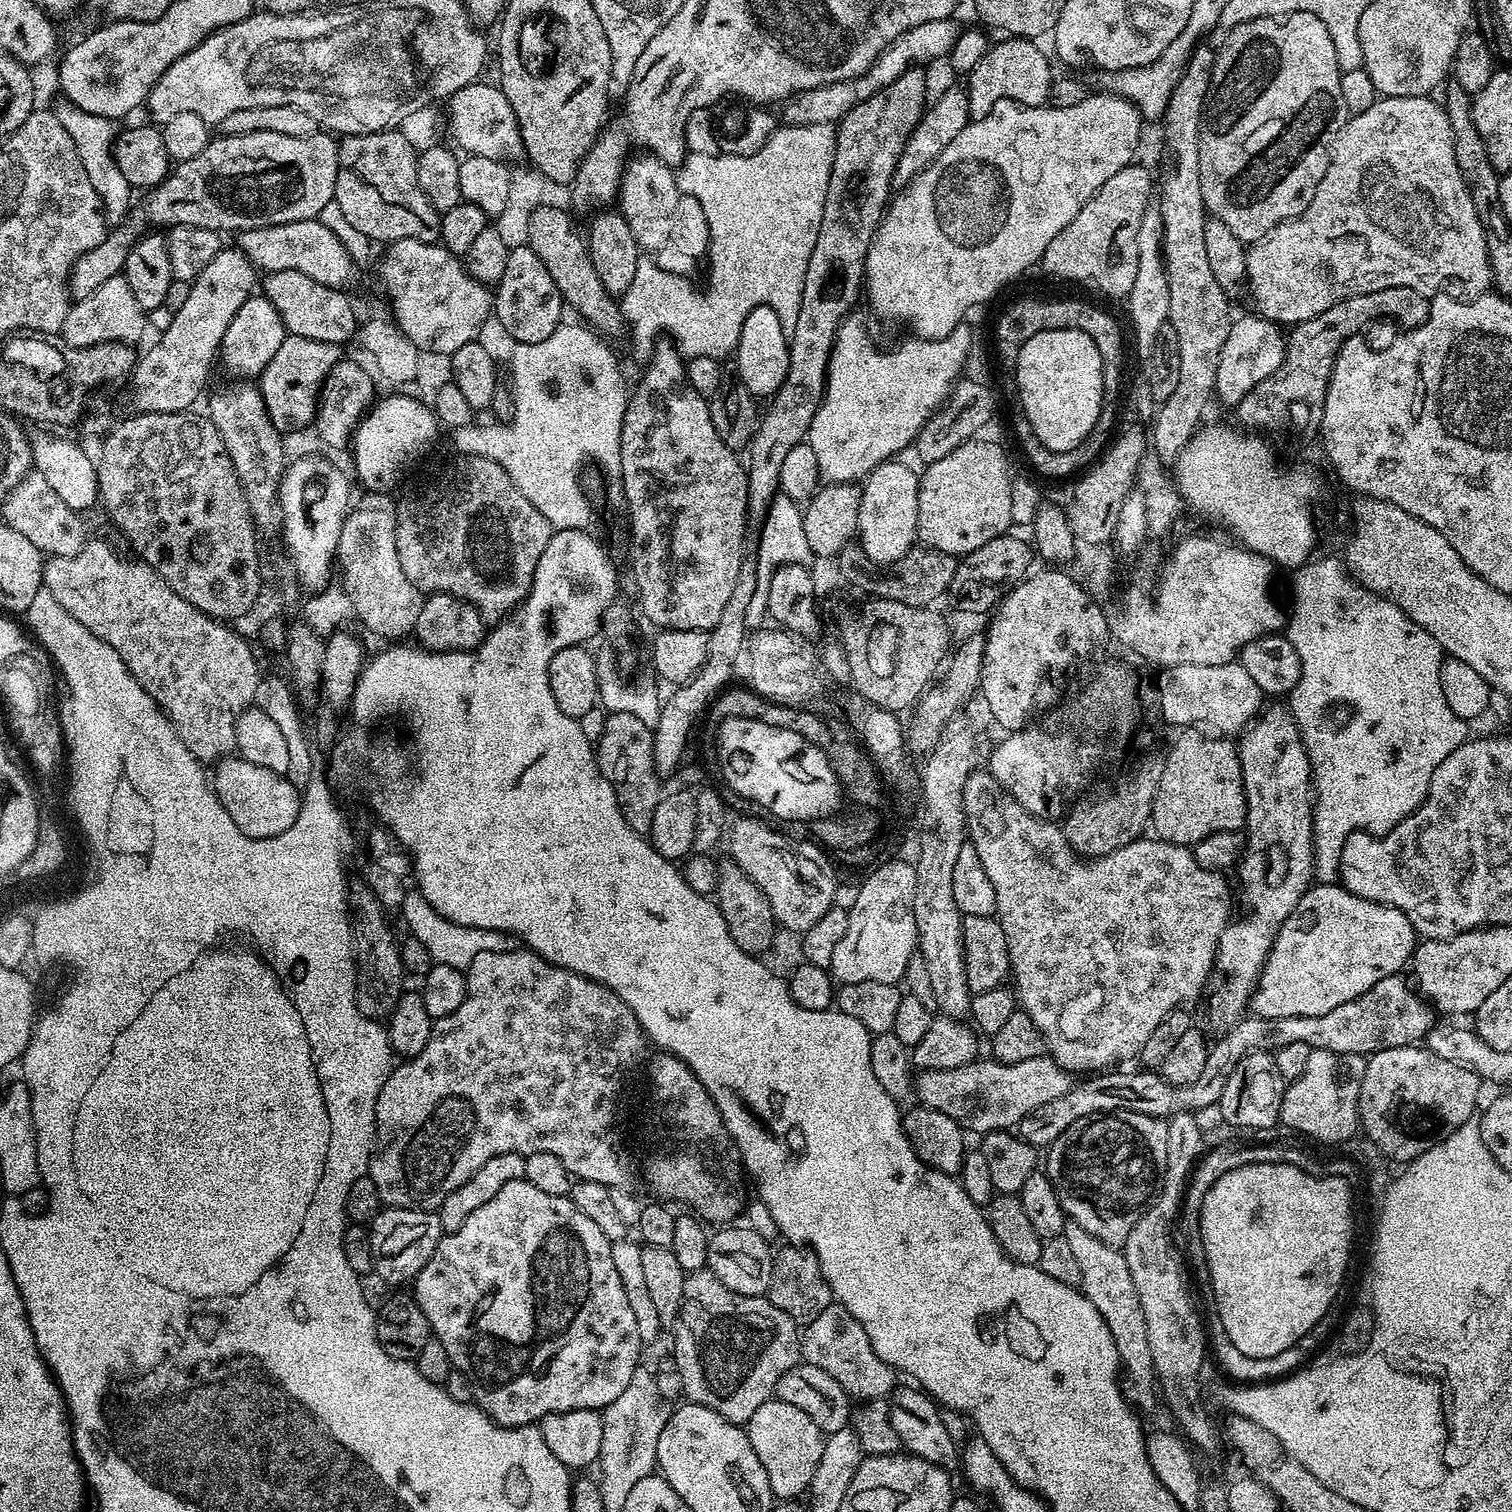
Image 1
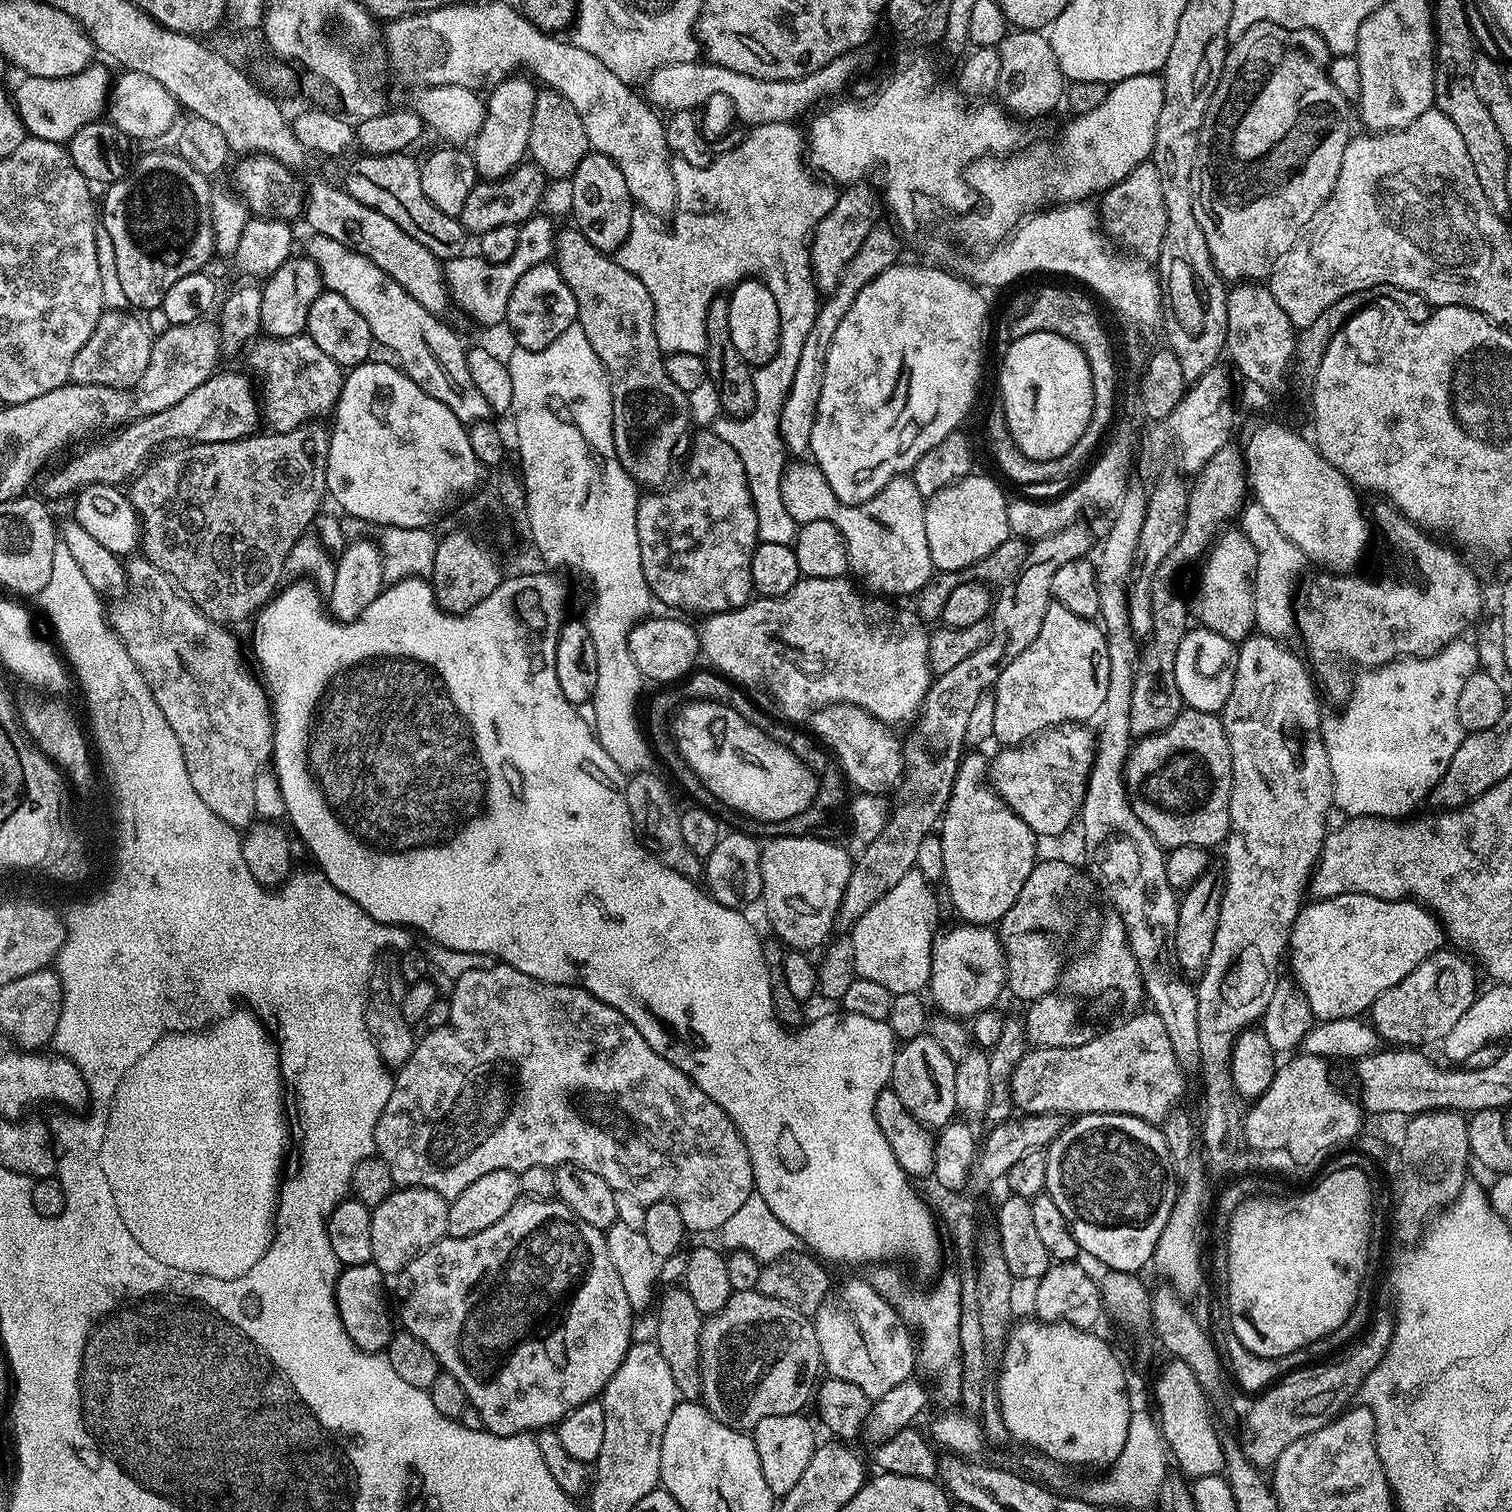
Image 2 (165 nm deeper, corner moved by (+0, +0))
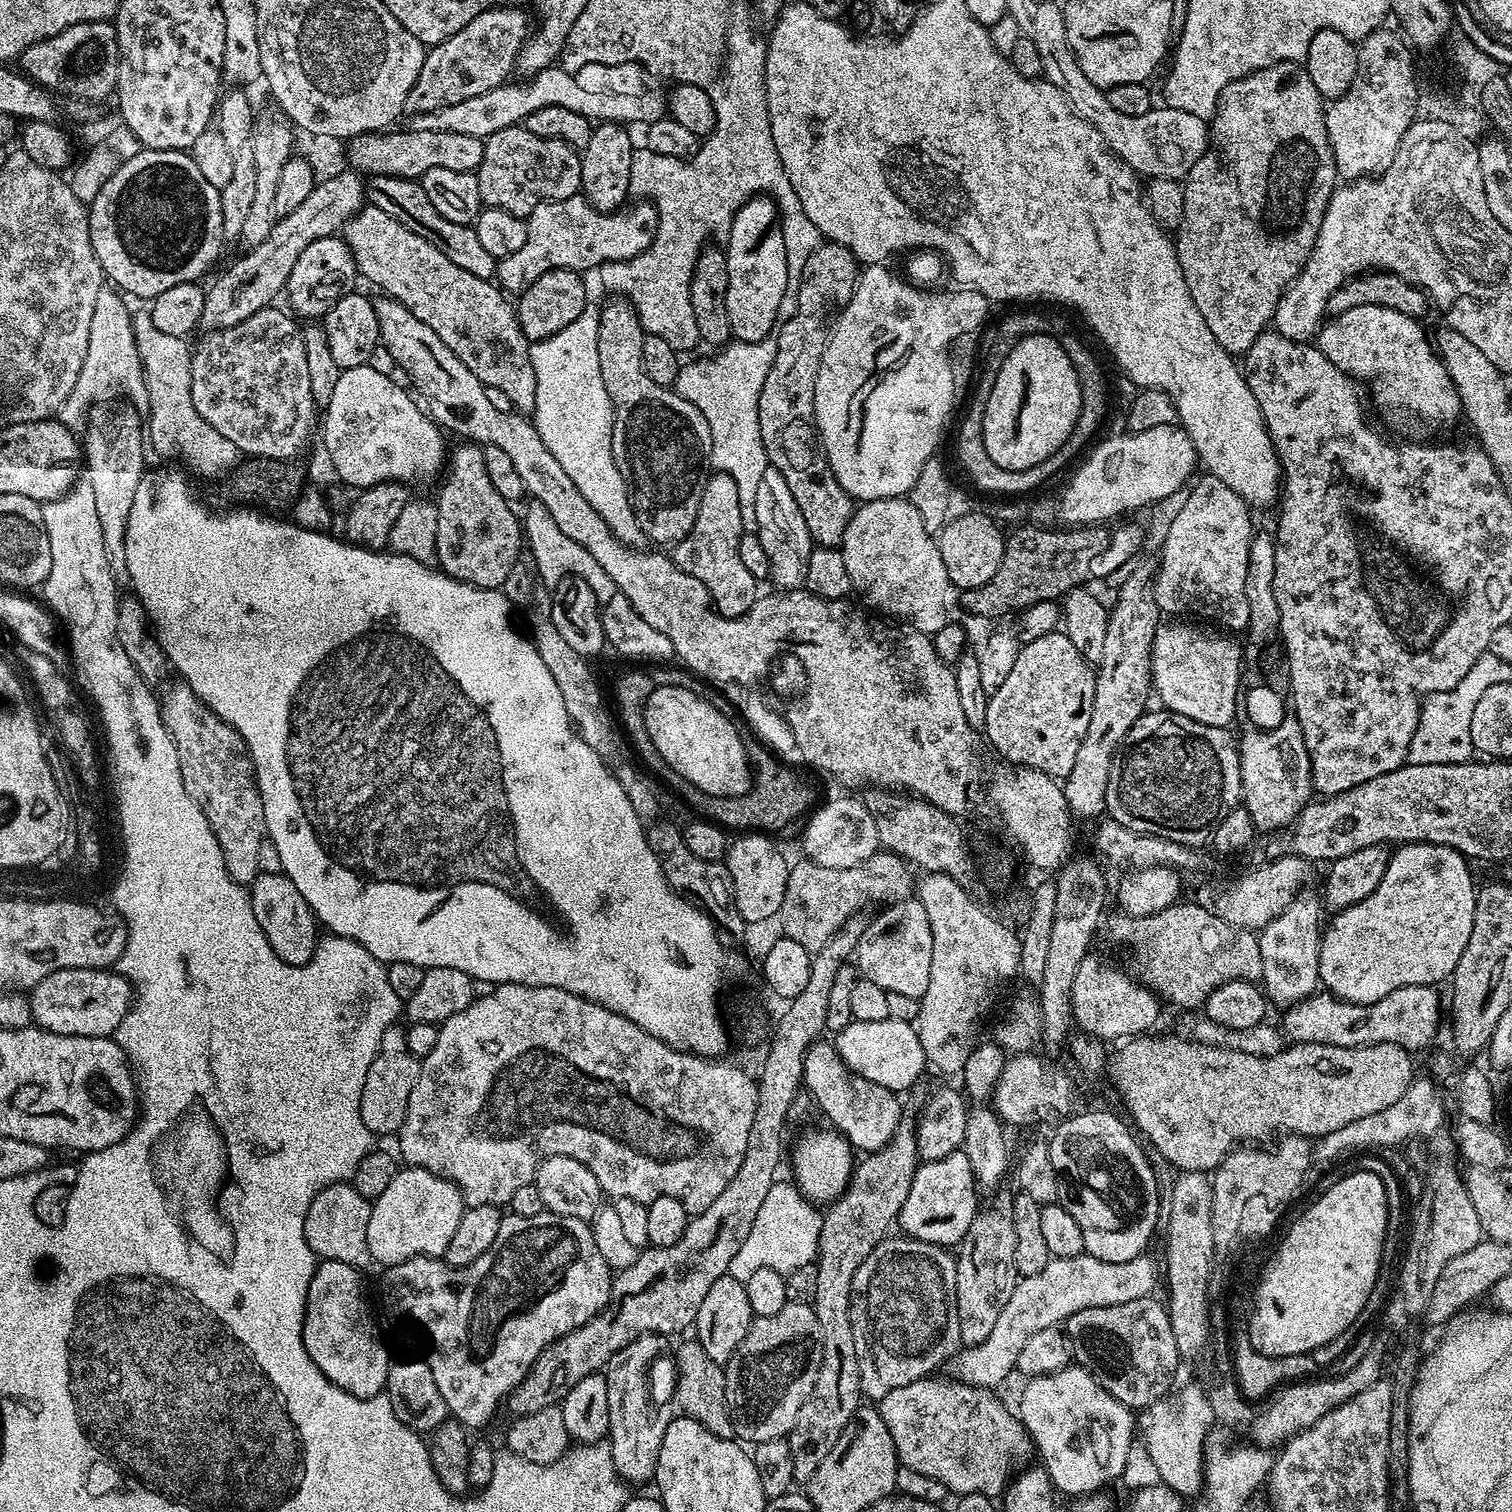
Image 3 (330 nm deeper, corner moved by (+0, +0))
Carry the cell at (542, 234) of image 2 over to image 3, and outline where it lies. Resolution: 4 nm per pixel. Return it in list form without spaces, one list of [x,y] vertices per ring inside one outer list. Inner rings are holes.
[[[577,194],[565,200],[547,200],[534,206],[534,210],[526,217],[528,221],[526,243],[516,253],[496,262],[495,283],[505,293],[519,294],[530,290],[530,286],[534,286],[534,282],[538,282],[538,278],[542,278],[542,274],[550,270],[565,268],[571,272],[588,274],[591,268],[592,271],[599,269],[601,264],[629,260],[642,254],[654,242],[658,230],[658,214],[655,204],[651,202],[637,204],[640,204],[637,208],[624,206],[615,212],[600,212],[593,208],[583,195]]]

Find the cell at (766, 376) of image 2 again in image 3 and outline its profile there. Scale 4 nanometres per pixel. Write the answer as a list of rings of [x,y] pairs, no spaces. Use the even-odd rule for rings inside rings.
[[[769,338],[751,346],[732,347],[723,349],[724,364],[685,363],[674,388],[682,398],[686,398],[686,402],[698,406],[698,410],[706,418],[712,439],[711,467],[734,478],[738,486],[738,502],[742,506],[744,531],[752,534],[755,533],[758,522],[758,486],[762,483],[762,474],[766,474],[770,466],[768,455],[762,446],[762,430],[758,422],[760,391],[774,362],[776,342]]]

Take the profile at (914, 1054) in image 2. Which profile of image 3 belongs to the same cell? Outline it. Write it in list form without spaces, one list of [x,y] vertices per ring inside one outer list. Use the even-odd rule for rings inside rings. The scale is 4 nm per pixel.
[[[908,1122],[901,1123],[892,1135],[892,1143],[882,1150],[867,1153],[863,1159],[861,1164],[859,1161],[855,1165],[843,1194],[831,1201],[827,1205],[828,1212],[826,1208],[823,1213],[820,1250],[814,1261],[818,1270],[818,1290],[810,1301],[822,1334],[822,1366],[812,1397],[798,1410],[798,1422],[794,1422],[786,1437],[794,1462],[794,1481],[800,1486],[814,1478],[814,1470],[818,1470],[826,1454],[834,1450],[834,1442],[838,1442],[846,1422],[850,1422],[862,1404],[858,1350],[854,1350],[854,1326],[850,1322],[852,1283],[858,1266],[862,1266],[874,1246],[889,1235],[888,1227],[897,1223],[902,1202],[906,1202],[906,1194],[910,1194],[910,1184],[922,1163],[915,1127]]]

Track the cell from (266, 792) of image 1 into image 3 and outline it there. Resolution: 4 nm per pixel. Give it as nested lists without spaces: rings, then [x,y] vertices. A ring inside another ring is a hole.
[[[261,872],[250,885],[254,918],[276,954],[288,964],[305,964],[316,952],[318,921],[298,886],[283,872]]]

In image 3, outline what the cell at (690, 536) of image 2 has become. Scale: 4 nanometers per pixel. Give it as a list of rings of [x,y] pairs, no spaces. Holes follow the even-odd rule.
[[[713,471],[704,487],[702,506],[698,506],[698,518],[690,534],[674,545],[670,555],[678,567],[686,570],[686,574],[698,578],[698,582],[706,586],[716,611],[723,616],[746,614],[758,599],[758,582],[742,562],[740,538],[743,535],[745,531],[742,506],[738,502],[738,486],[730,474]]]

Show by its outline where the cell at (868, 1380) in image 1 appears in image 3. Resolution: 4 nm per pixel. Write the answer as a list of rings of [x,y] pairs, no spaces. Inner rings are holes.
[[[903,1234],[894,1236],[874,1246],[862,1266],[858,1266],[852,1283],[850,1322],[854,1326],[854,1350],[858,1350],[860,1391],[872,1402],[880,1401],[890,1390],[898,1390],[898,1386],[931,1377],[939,1364],[947,1365],[962,1347],[958,1334],[955,1255],[939,1244],[927,1244]]]

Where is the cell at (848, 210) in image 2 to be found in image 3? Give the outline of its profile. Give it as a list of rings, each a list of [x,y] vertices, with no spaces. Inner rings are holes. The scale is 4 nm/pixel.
[[[822,242],[814,254],[806,258],[798,286],[796,313],[794,318],[783,321],[775,333],[774,362],[760,391],[758,422],[768,463],[786,478],[794,502],[798,502],[798,510],[802,510],[802,519],[806,522],[806,530],[810,530],[812,543],[821,548],[835,548],[843,541],[854,511],[854,501],[849,492],[842,490],[824,457],[820,434],[816,430],[814,382],[818,378],[818,366],[832,325],[850,302],[857,279],[858,261],[846,246]]]

